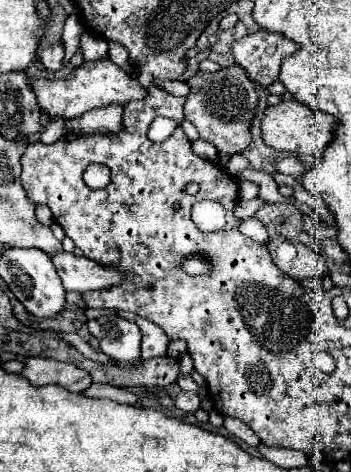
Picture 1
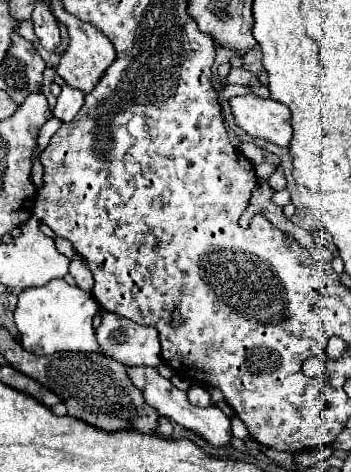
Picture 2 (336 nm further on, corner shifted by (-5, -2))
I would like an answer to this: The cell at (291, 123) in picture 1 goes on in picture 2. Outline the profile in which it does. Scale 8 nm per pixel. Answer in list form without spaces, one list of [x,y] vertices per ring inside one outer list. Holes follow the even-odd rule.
[[[247,93],[241,97],[231,97],[229,105],[235,125],[247,131],[251,137],[265,139],[281,147],[289,145],[293,137],[291,111],[283,103]]]

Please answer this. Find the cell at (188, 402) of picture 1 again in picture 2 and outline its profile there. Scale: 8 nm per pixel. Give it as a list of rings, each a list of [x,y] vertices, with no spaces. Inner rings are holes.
[[[193,385],[193,387],[189,389],[189,401],[191,401],[193,405],[197,405],[197,407],[211,407],[211,405],[213,405],[209,391],[203,389],[203,387],[197,387],[197,385]]]

